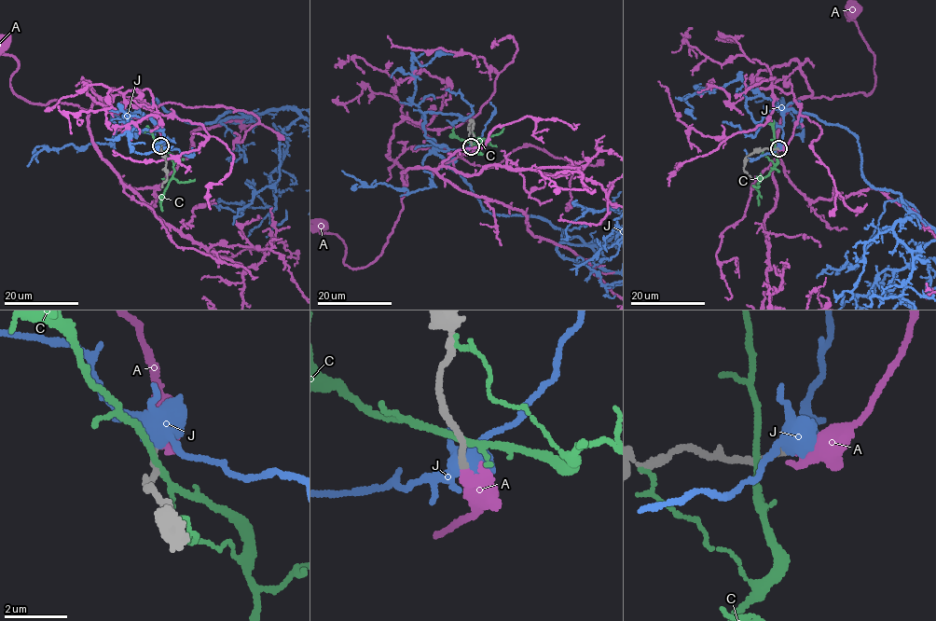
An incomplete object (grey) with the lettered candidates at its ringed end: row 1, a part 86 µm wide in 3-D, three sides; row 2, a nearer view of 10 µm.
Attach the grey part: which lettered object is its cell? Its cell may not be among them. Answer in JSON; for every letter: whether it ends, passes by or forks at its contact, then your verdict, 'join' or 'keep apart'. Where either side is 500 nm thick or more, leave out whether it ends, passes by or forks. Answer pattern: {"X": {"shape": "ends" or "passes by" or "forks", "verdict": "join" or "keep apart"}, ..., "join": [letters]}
{"A": {"shape": "ends", "verdict": "join"}, "C": {"shape": "forks", "verdict": "keep apart"}, "J": {"shape": "forks", "verdict": "keep apart"}, "join": ["A"]}

